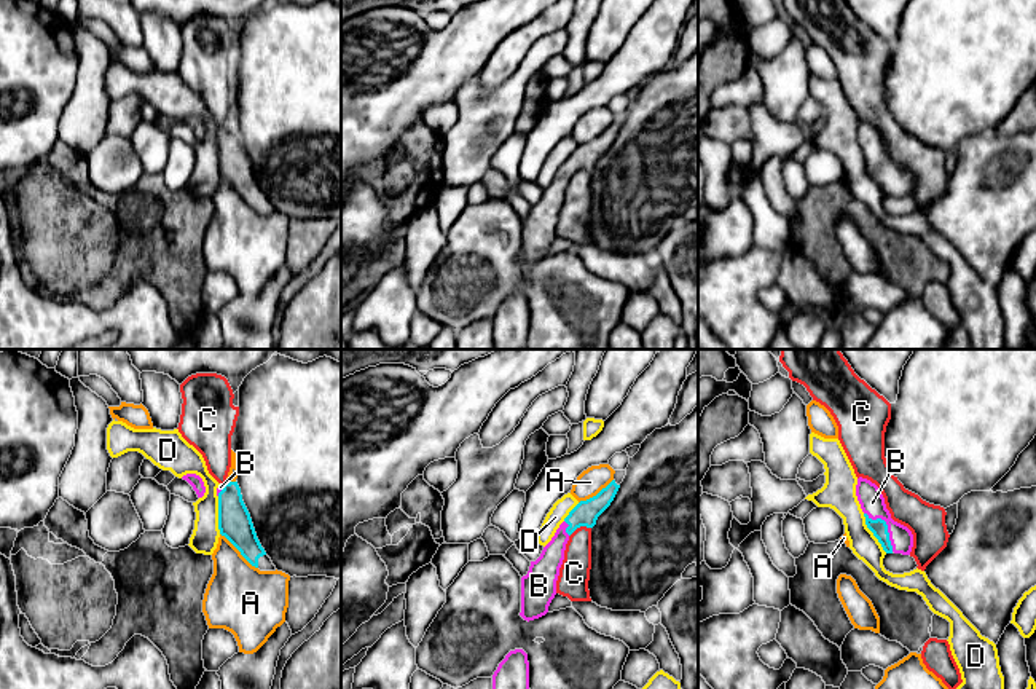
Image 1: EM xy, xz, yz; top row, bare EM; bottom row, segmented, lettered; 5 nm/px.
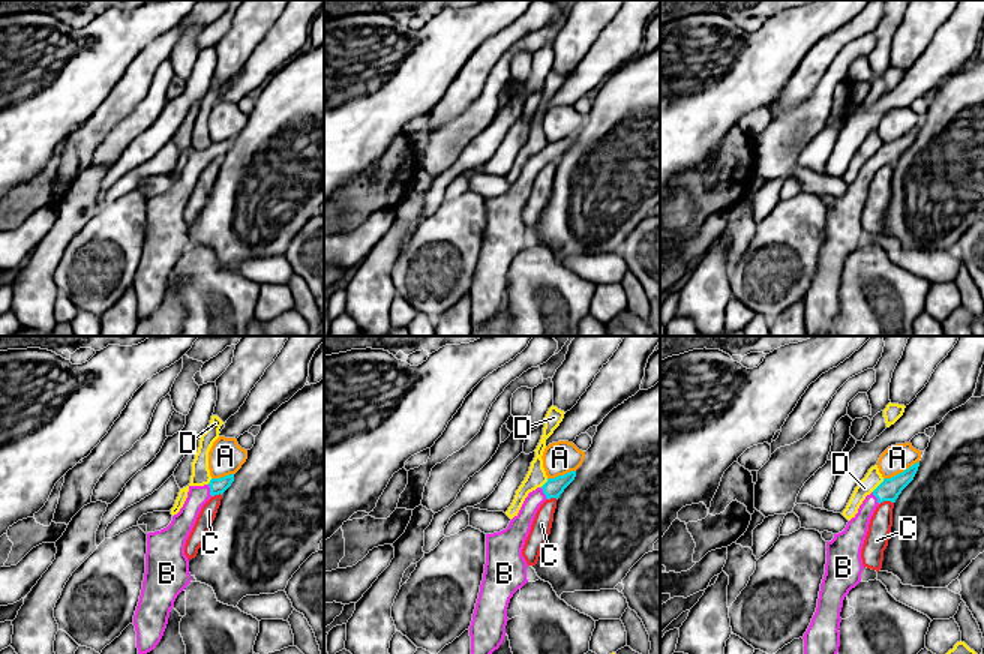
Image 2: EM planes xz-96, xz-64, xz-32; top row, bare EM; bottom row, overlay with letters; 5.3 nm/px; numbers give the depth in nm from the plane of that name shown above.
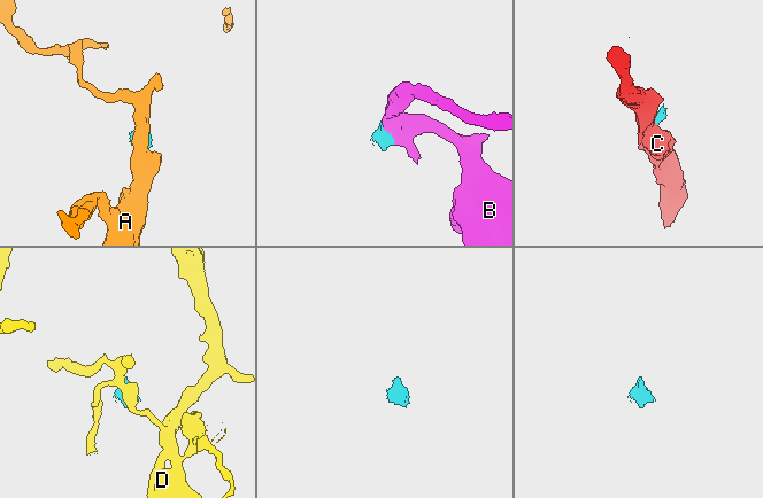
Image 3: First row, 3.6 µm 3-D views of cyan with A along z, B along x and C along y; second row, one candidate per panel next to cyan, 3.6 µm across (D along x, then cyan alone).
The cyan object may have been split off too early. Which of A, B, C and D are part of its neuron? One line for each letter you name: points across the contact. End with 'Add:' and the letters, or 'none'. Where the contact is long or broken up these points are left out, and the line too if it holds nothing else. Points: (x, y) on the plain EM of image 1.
B: across yz (879, 169), (886, 169), (872, 145)
Add: B

